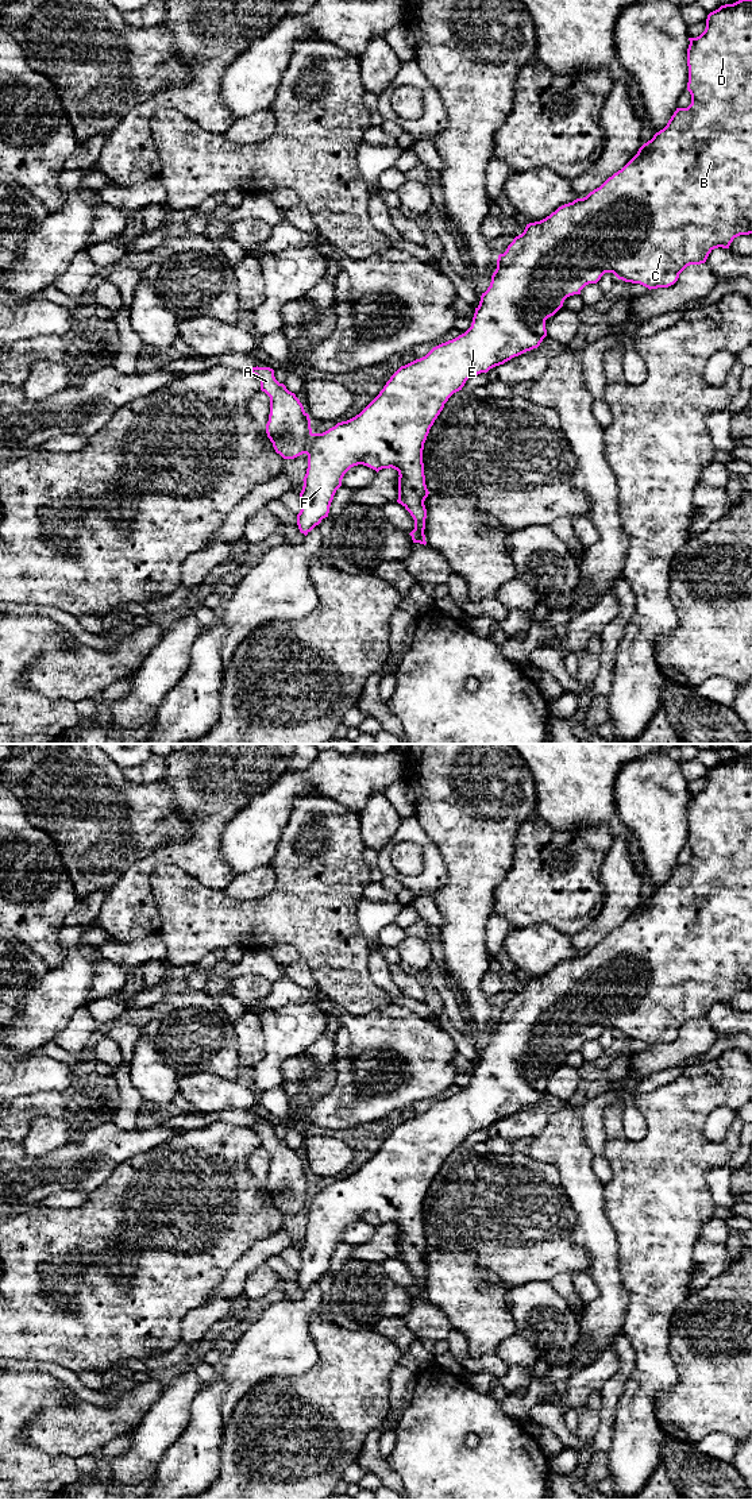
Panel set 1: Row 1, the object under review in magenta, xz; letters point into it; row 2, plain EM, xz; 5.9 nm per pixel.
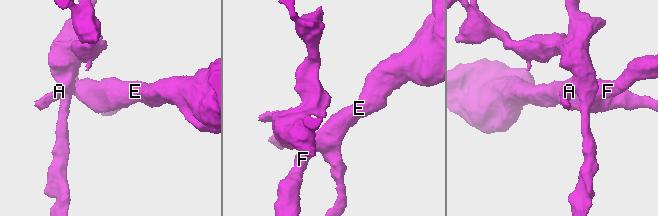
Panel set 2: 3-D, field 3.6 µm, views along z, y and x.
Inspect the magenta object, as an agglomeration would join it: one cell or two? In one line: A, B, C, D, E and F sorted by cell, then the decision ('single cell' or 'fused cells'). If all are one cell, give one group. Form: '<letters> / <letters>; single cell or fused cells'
A / B C D E F; fused cells

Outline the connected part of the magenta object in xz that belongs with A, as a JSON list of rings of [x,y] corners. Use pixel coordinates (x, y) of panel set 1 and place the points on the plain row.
[[[252,1123],[250,1127],[261,1137],[261,1146],[270,1153],[270,1171],[266,1189],[277,1210],[294,1215],[306,1210],[312,1192],[311,1175],[294,1149],[274,1133],[270,1123]]]

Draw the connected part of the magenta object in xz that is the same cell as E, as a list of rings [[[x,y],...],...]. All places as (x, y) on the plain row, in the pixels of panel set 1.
[[[752,753],[710,768],[705,787],[689,797],[687,847],[691,860],[676,864],[667,882],[599,944],[583,955],[559,963],[545,975],[527,980],[524,988],[498,1011],[490,1042],[482,1049],[471,1083],[464,1090],[401,1122],[355,1173],[338,1179],[323,1189],[312,1189],[306,1207],[308,1225],[300,1249],[301,1266],[297,1270],[301,1289],[306,1292],[328,1273],[333,1252],[351,1223],[363,1221],[377,1229],[392,1223],[400,1231],[397,1258],[414,1276],[414,1285],[409,1291],[413,1299],[425,1302],[424,1257],[429,1248],[424,1231],[424,1199],[444,1160],[462,1146],[470,1133],[487,1129],[537,1104],[547,1092],[545,1076],[563,1063],[567,1053],[581,1050],[586,1041],[597,1040],[605,1029],[613,1029],[618,1036],[640,1040],[649,1046],[668,1044],[687,1022],[705,1019],[714,1005],[729,1005],[734,994],[752,990]]]

